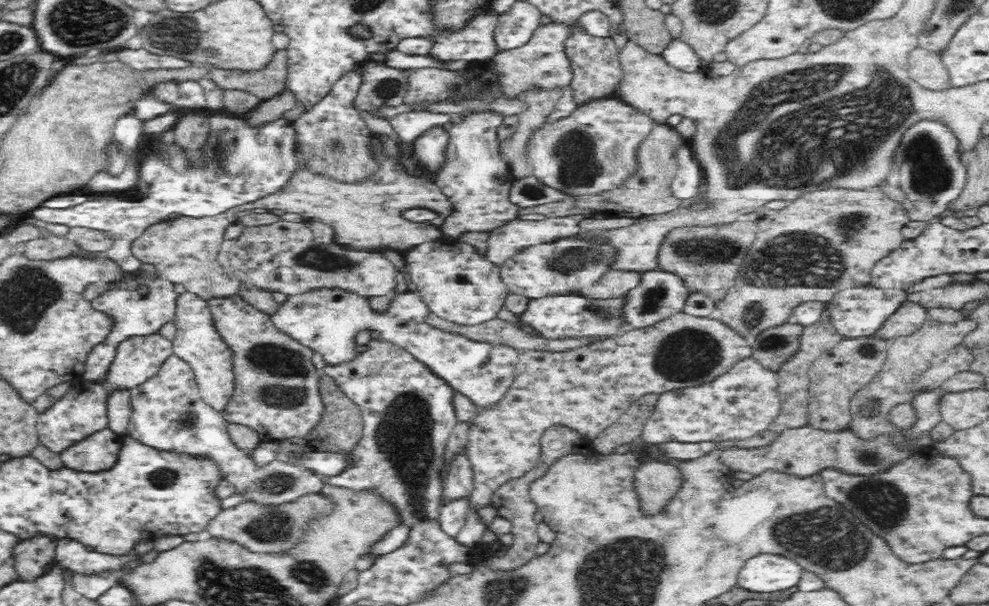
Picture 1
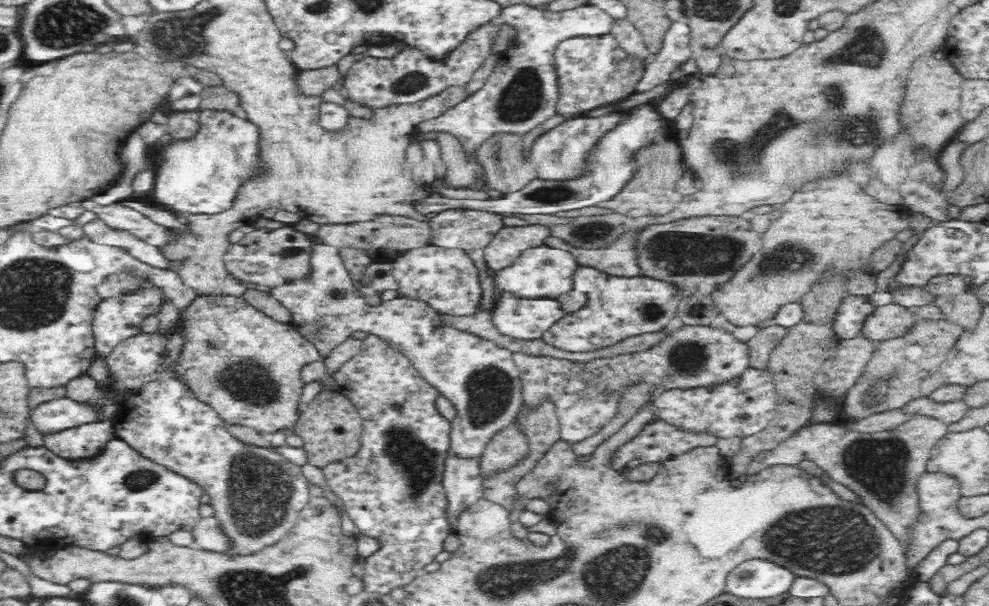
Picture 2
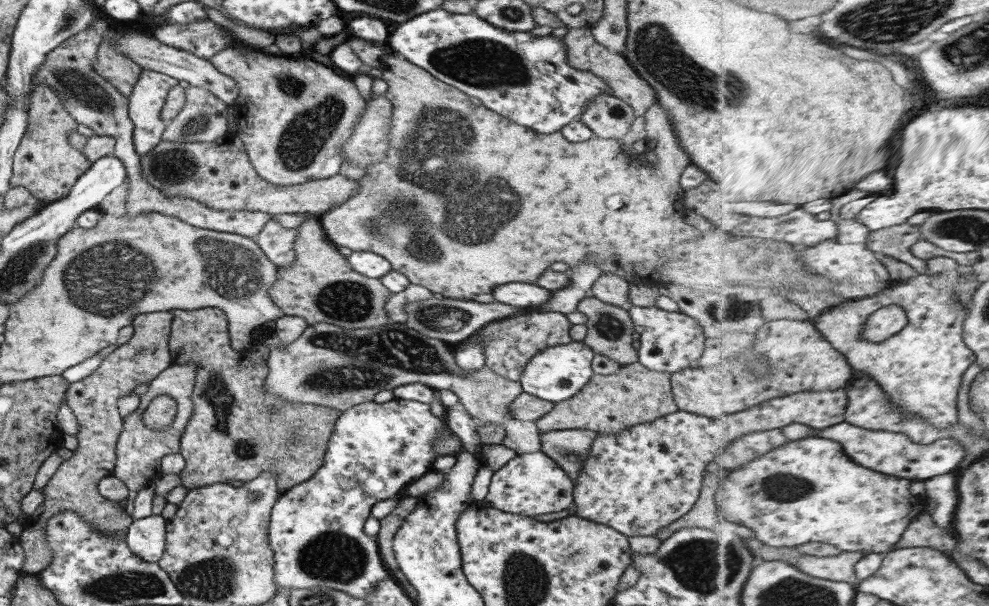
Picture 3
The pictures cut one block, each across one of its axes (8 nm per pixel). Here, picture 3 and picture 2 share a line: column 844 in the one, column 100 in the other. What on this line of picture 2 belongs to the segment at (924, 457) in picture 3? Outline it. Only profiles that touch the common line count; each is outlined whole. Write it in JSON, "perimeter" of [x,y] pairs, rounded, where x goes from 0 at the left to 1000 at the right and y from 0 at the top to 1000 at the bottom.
{"perimeter":[[[95,695],[43,716],[43,734],[66,757],[87,756],[100,748],[107,729],[115,723],[115,705],[112,695]]]}

